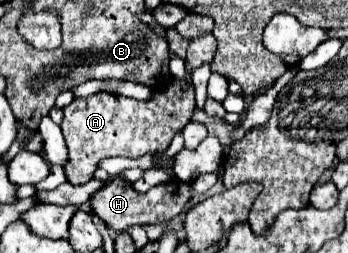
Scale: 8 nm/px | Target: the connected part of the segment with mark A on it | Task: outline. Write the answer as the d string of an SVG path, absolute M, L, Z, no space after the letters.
M171 81L167 87L155 91L151 101L137 101L131 97L119 97L111 93L95 93L89 97L75 97L73 103L63 107L63 123L61 131L69 149L69 163L65 165L65 173L69 183L87 183L97 169L97 163L105 157L141 157L151 151L165 151L177 131L189 123L191 113L195 109L195 97L191 85L183 85L179 81Z

